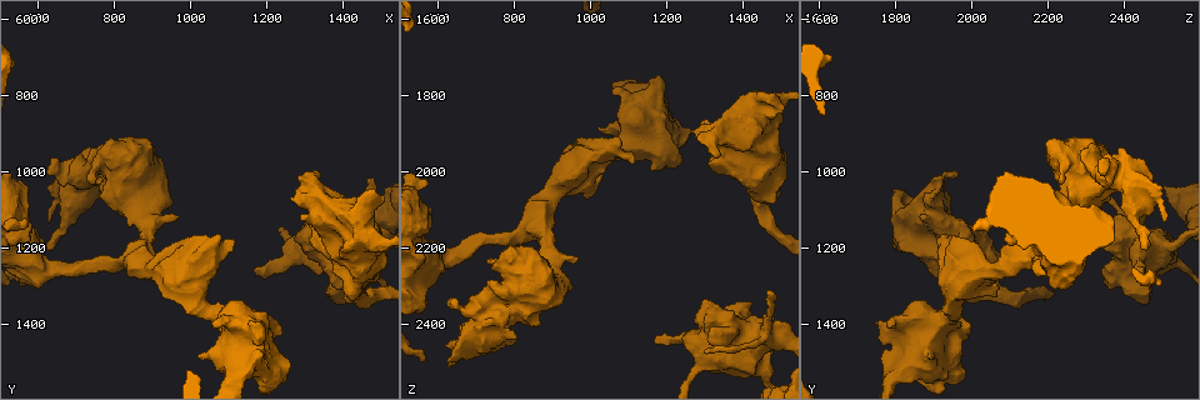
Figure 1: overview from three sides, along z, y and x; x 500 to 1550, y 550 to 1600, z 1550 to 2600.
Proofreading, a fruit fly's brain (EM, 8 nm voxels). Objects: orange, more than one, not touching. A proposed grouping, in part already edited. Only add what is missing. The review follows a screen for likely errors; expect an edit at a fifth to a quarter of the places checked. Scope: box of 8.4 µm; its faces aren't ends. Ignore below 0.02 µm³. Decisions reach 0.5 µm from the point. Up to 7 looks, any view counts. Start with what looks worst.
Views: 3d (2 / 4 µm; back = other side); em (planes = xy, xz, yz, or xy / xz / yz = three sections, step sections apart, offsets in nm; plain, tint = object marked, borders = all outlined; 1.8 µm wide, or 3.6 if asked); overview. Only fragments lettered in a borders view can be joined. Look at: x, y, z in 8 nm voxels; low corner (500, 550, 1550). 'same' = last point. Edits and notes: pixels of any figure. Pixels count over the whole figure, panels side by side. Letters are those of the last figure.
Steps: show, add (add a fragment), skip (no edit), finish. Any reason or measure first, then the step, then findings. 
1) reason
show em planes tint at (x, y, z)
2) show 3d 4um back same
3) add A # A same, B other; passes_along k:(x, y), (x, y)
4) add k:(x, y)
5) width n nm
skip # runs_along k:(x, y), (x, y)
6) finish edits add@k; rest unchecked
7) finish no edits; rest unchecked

branch stops here
show em 3.6um planes plain at (1165, 1255, 2445)

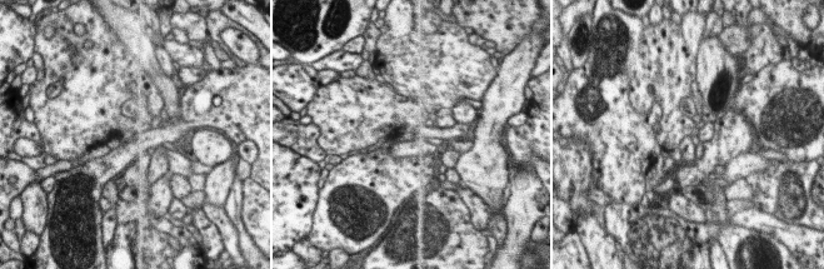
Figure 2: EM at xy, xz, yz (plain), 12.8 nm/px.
show em 3.6um planes tint same

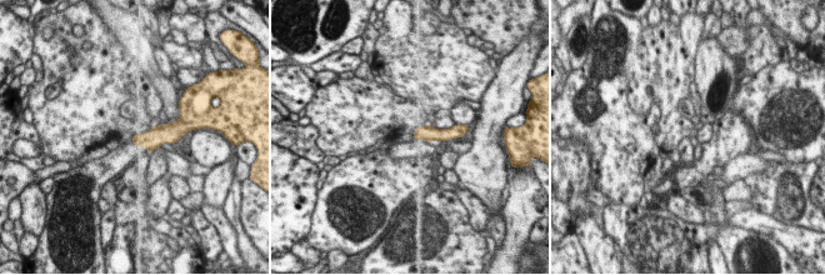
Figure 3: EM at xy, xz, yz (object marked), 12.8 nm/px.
show em 3.6um planes borders same

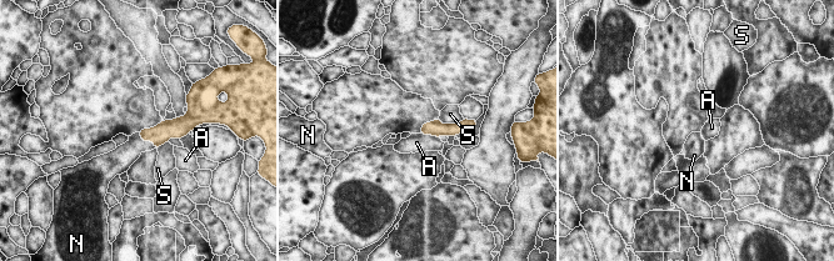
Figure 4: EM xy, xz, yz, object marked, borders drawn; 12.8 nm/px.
add N # A other, N same, S other; passes_along 4:(160, 134), (145, 140), (130, 151); the cell continues

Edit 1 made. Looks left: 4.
show overview

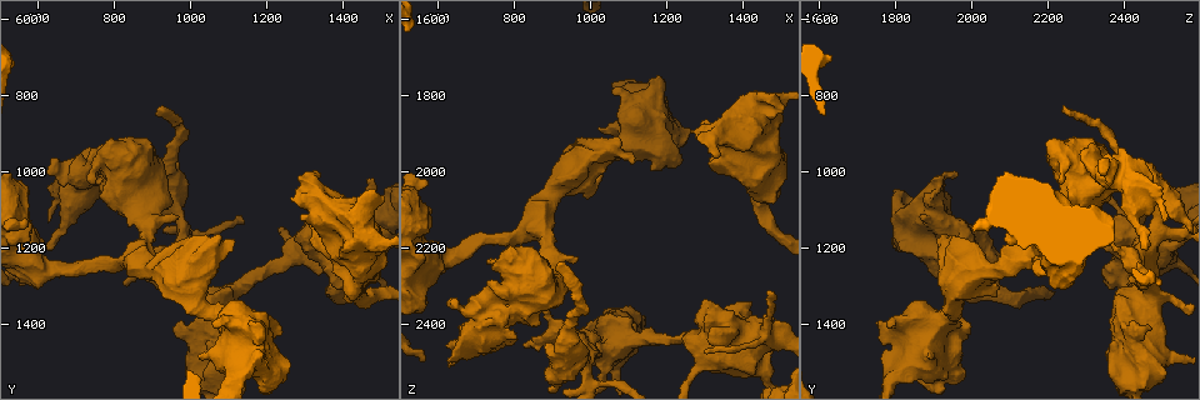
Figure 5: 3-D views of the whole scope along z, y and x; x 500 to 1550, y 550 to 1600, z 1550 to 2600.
thick end
show em planes borders at (740, 1040, 2230)

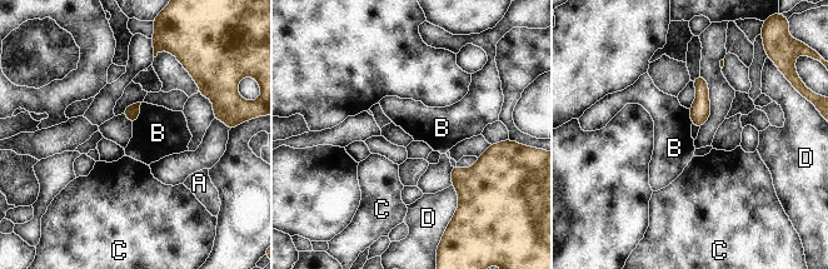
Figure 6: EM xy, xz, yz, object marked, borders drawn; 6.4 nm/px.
skip # A other, B other, C other, D other; none of them fits

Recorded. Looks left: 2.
stops while still wide
show em 3.6um xy step 16 borders at (1485, 1050, 1800)

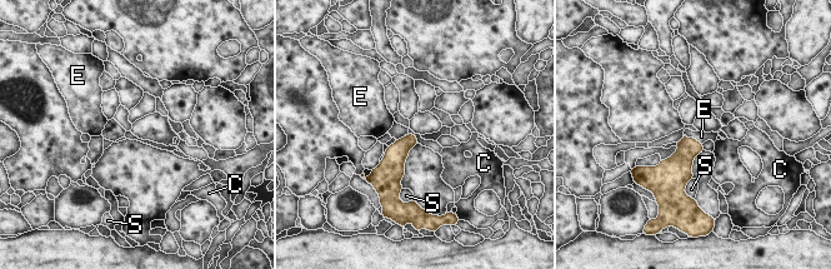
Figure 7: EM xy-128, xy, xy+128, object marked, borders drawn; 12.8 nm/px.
show em 3.6um planes borders same

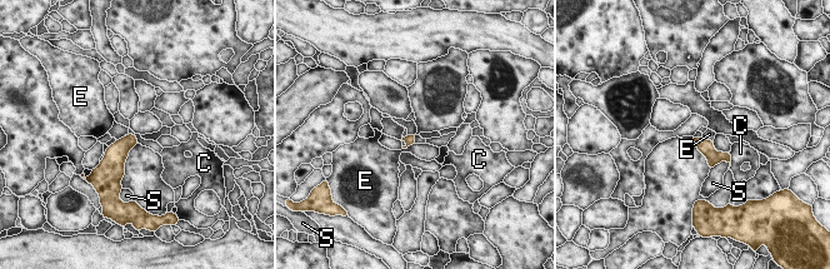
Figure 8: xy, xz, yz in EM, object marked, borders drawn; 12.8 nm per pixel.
skip # C other, E other, S other; none of them fits

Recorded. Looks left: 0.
finish edits add@4; rest unchecked

